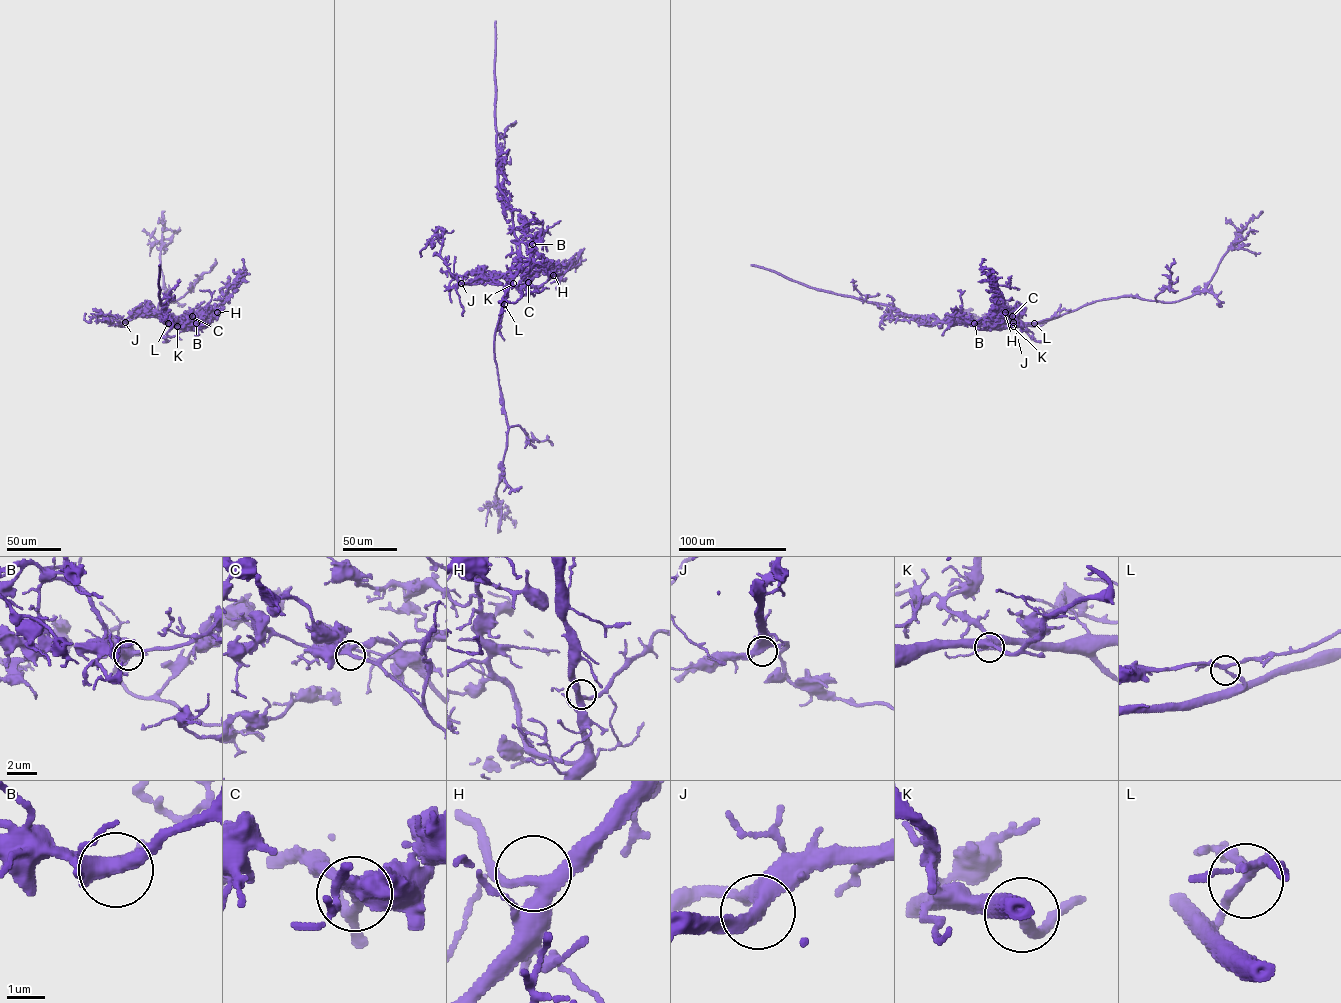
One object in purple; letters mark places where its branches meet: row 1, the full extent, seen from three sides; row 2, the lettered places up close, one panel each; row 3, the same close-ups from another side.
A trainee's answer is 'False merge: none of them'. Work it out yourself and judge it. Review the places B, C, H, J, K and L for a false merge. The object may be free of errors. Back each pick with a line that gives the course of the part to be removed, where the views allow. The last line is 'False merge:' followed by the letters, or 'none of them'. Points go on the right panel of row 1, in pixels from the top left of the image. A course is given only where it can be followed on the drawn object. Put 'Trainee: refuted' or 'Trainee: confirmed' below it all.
False merge: none of them
Trainee: confirmed

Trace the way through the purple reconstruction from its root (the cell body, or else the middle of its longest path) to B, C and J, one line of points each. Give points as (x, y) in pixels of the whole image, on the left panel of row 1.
B: (170, 326), (181, 327), (183, 322), (196, 323)
C: (170, 326), (177, 327), (192, 316)
J: (170, 326), (177, 326), (153, 310), (125, 322)

